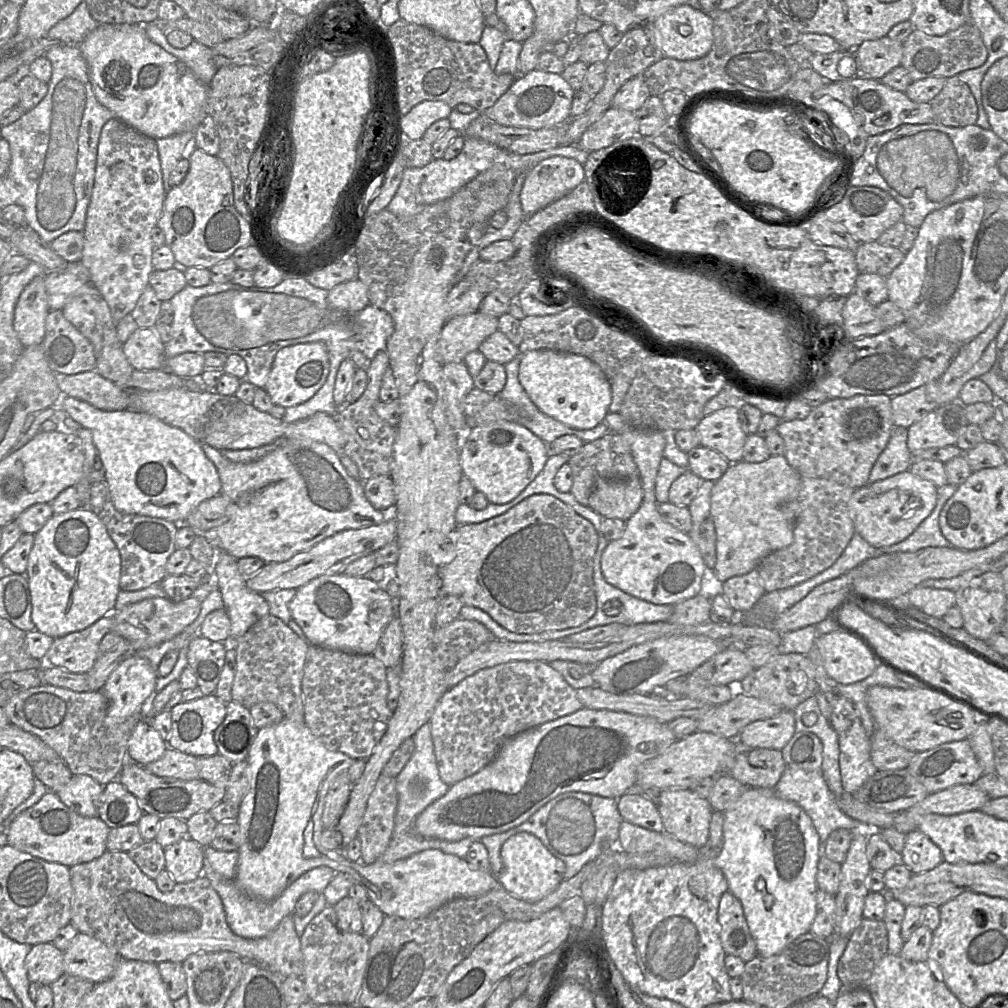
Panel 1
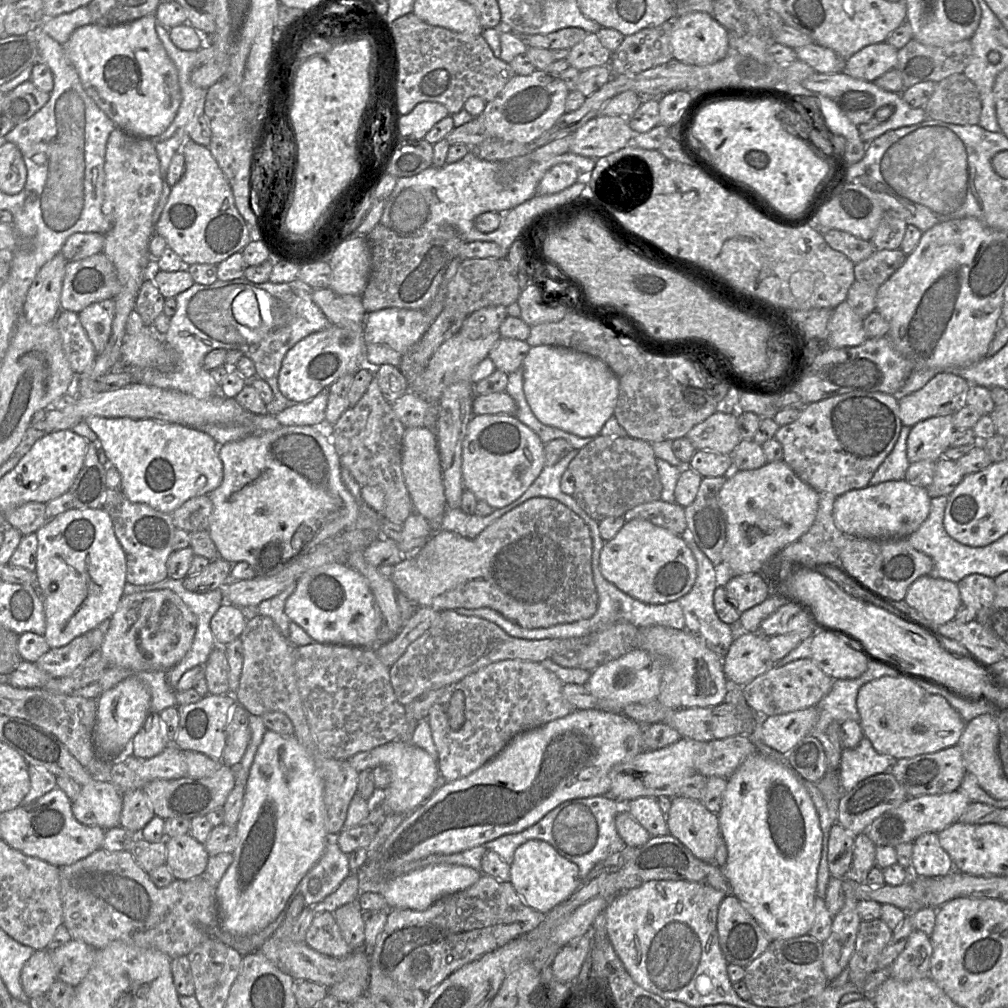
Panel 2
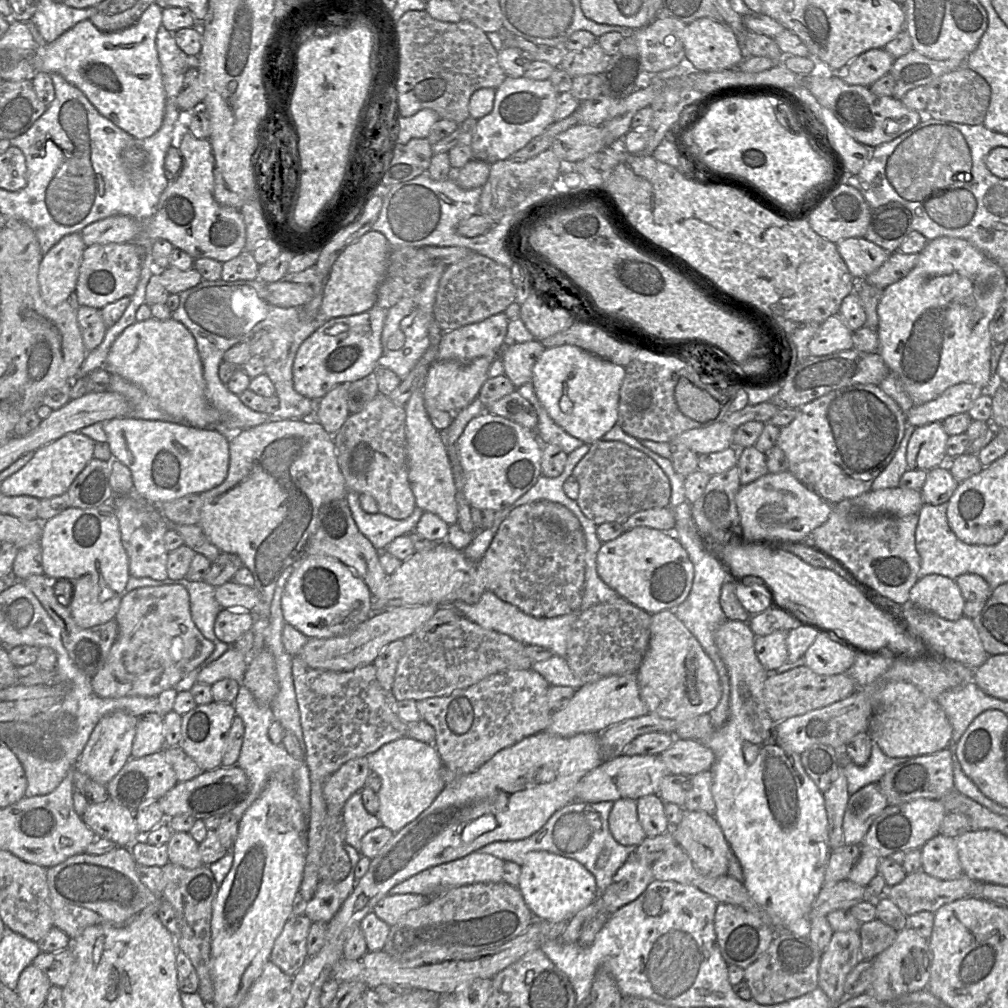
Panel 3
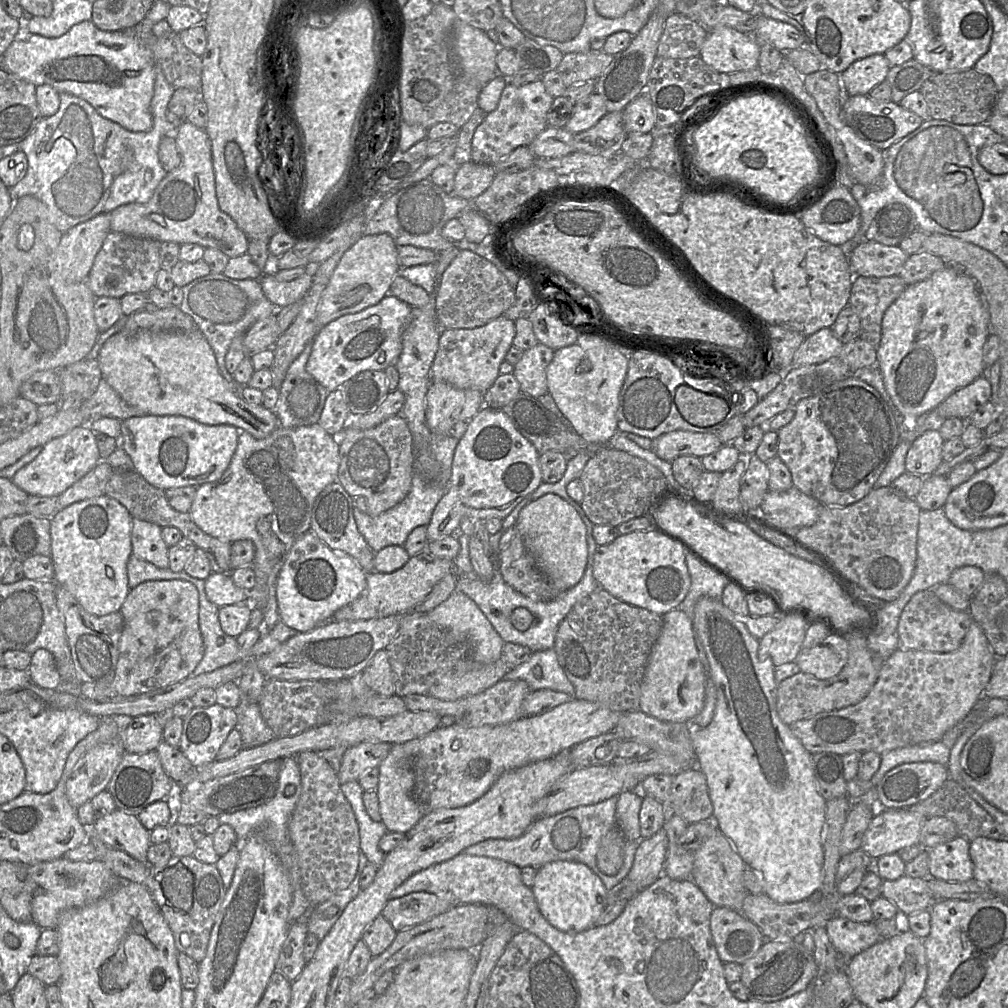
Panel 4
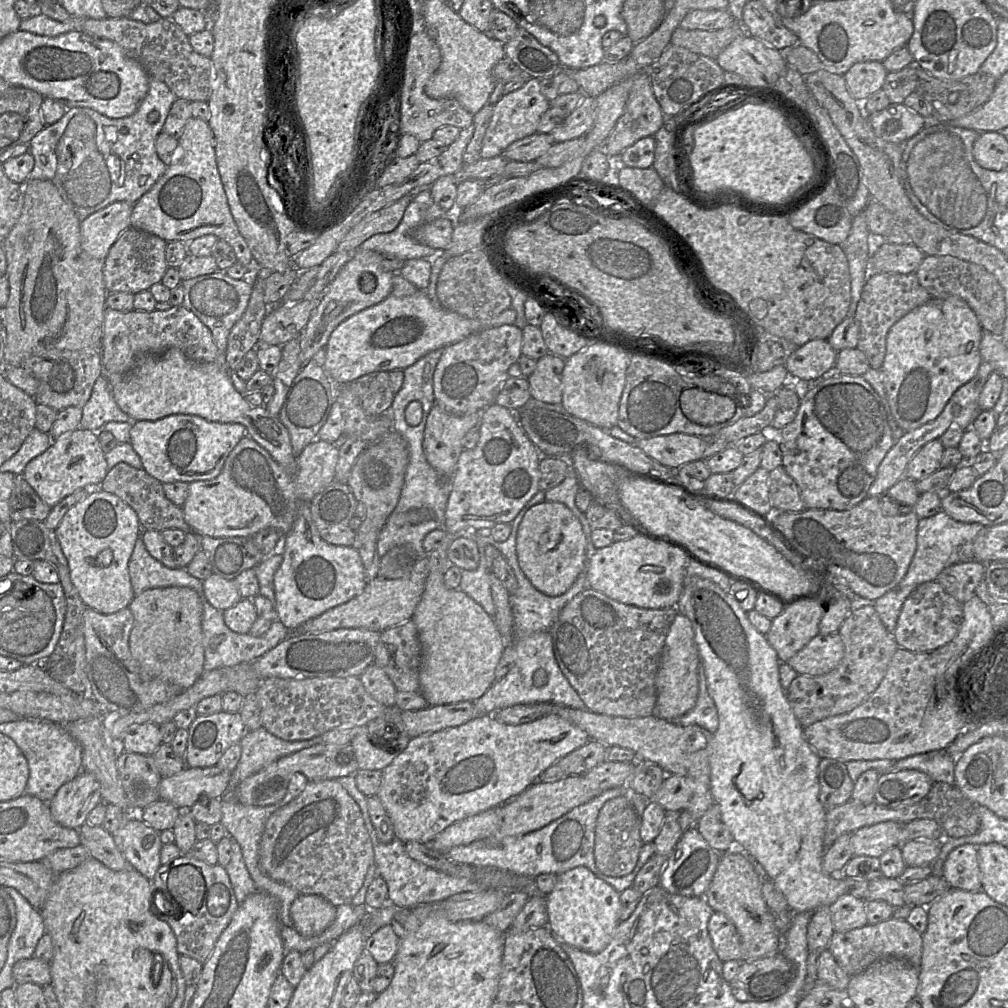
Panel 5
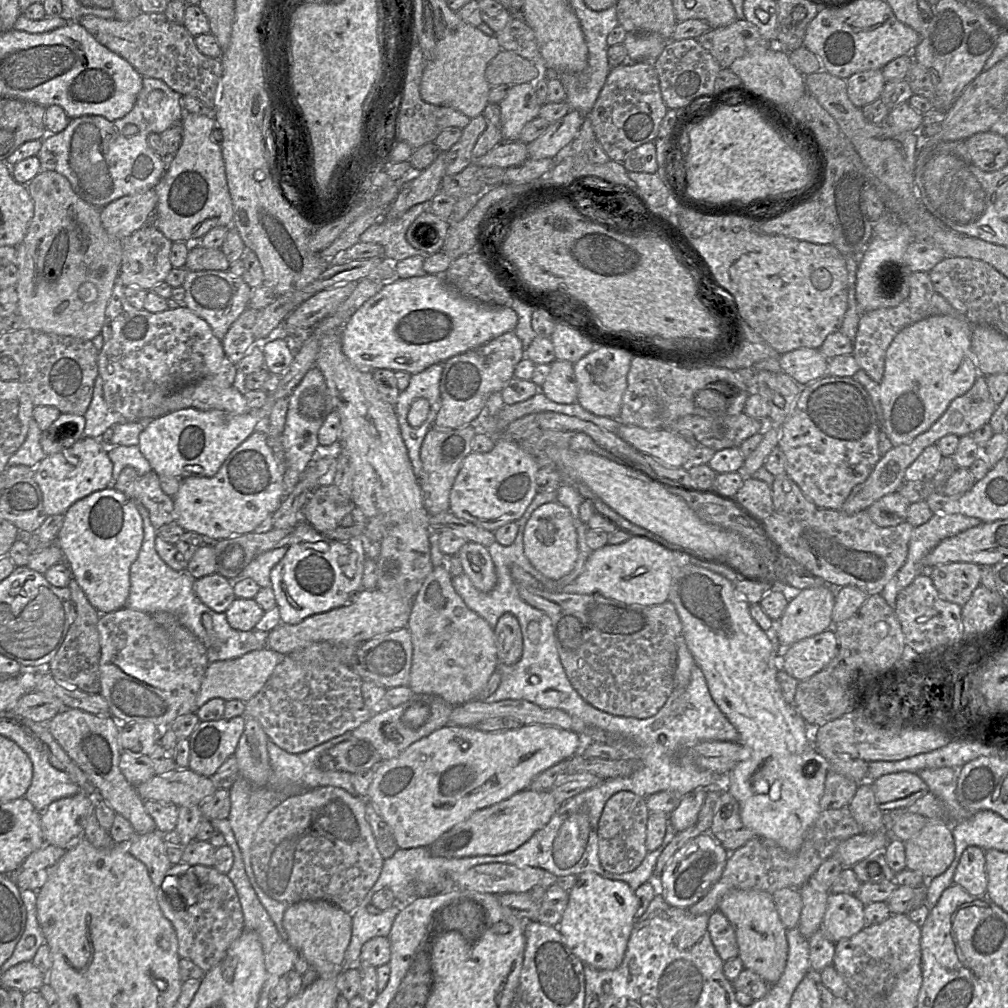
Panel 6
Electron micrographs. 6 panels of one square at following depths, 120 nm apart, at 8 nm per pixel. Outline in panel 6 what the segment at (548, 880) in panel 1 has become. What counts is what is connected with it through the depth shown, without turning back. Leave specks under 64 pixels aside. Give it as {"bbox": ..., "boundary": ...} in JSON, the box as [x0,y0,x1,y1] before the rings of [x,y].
{"bbox":[557,872,636,970],"boundary":[[[584,872],[577,876],[575,885],[569,890],[569,901],[557,928],[571,951],[585,965],[599,970],[614,970],[623,961],[636,922],[635,912],[634,890],[627,883],[606,879],[595,872]]]}

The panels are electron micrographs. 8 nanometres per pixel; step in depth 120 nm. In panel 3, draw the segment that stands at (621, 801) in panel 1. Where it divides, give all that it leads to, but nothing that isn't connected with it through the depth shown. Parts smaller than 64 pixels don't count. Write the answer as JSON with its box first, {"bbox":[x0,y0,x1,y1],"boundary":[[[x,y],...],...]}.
{"bbox":[637,794,670,837],"boundary":[[[649,794],[637,800],[638,820],[647,837],[655,837],[670,830],[664,804],[658,794]]]}

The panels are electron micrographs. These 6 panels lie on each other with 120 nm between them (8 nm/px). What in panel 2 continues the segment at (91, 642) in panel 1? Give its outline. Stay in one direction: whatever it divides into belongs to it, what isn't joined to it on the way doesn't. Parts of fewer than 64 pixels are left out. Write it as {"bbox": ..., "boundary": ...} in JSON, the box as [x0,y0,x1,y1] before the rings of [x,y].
{"bbox":[36,630,93,678],"boundary":[[[92,630],[63,647],[49,649],[36,664],[52,678],[70,676],[93,653],[91,636]]]}

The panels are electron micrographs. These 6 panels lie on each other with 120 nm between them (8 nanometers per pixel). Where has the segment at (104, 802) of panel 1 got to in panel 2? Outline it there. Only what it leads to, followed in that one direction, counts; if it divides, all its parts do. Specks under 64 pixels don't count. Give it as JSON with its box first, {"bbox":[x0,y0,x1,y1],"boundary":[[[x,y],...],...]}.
{"bbox":[120,789,156,834],"boundary":[[[141,789],[122,794],[120,827],[139,834],[146,824],[156,816],[146,794]]]}

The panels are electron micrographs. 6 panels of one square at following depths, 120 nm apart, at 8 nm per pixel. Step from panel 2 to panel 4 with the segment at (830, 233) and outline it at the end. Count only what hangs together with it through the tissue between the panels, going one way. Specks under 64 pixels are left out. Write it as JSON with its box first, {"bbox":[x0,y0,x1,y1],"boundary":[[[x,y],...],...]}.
{"bbox":[849,240,908,277],"boundary":[[[865,240],[850,252],[849,264],[855,276],[886,277],[899,275],[908,256],[898,245]]]}

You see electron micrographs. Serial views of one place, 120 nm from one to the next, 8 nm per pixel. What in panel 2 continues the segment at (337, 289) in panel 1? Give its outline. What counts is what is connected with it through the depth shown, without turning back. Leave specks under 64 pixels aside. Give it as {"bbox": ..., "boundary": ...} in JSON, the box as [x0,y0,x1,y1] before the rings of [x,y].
{"bbox":[313,288,366,337],"boundary":[[[330,288],[314,289],[313,301],[332,325],[347,329],[362,337],[366,311],[361,296],[340,295]]]}

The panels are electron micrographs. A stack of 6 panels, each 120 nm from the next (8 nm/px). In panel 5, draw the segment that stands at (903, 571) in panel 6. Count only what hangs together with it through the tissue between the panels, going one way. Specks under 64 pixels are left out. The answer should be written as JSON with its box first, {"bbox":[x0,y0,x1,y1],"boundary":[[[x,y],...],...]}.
{"bbox":[873,511,984,632],"boundary":[[[939,511],[931,517],[919,519],[917,548],[907,573],[893,589],[876,599],[873,603],[883,625],[889,632],[894,632],[903,603],[919,585],[935,581],[938,575],[951,565],[978,562],[974,560],[974,540],[983,529],[984,525],[980,523],[954,520],[944,511]]]}

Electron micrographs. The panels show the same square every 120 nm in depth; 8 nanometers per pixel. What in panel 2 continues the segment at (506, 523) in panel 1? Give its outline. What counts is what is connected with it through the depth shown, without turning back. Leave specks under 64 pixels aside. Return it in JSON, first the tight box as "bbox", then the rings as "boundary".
{"bbox":[392,497,598,629],"boundary":[[[534,497],[508,511],[474,538],[439,530],[411,556],[404,556],[392,572],[396,591],[417,606],[436,611],[491,608],[526,629],[589,619],[597,611],[598,595],[592,573],[592,537],[588,525],[558,500]]]}

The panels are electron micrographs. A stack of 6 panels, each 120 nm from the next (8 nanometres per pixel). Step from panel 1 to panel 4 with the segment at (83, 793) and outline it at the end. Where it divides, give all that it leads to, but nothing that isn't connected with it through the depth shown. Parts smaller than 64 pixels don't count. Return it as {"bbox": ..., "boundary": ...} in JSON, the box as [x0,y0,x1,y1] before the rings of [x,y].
{"bbox":[90,808,152,863],"boundary":[[[117,808],[97,817],[90,830],[108,846],[124,851],[140,862],[148,863],[147,851],[152,844],[150,831],[136,815]]]}

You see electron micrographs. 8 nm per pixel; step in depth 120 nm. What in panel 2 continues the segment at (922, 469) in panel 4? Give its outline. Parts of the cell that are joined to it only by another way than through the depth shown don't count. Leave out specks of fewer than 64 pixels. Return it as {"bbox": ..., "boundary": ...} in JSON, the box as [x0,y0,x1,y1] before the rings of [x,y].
{"bbox":[907,415,954,462],"boundary":[[[953,415],[931,417],[912,426],[907,439],[909,462],[936,462],[942,458],[944,452],[951,447],[954,431]]]}

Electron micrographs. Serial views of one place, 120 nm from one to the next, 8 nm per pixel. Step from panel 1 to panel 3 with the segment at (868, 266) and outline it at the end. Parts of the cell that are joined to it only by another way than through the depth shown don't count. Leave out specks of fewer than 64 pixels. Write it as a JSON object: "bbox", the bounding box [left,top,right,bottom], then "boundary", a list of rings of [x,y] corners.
{"bbox":[865,251,918,289],"boundary":[[[895,251],[877,270],[866,276],[865,280],[870,285],[885,289],[904,278],[915,267],[918,258],[918,253],[906,254]]]}

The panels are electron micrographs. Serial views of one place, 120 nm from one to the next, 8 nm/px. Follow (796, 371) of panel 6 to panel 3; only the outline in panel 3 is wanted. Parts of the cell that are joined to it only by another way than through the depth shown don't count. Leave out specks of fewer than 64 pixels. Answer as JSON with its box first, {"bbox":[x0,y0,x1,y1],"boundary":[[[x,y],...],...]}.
{"bbox":[808,313,853,356],"boundary":[[[838,313],[820,325],[808,344],[811,356],[823,356],[853,348],[853,332],[842,322]]]}

